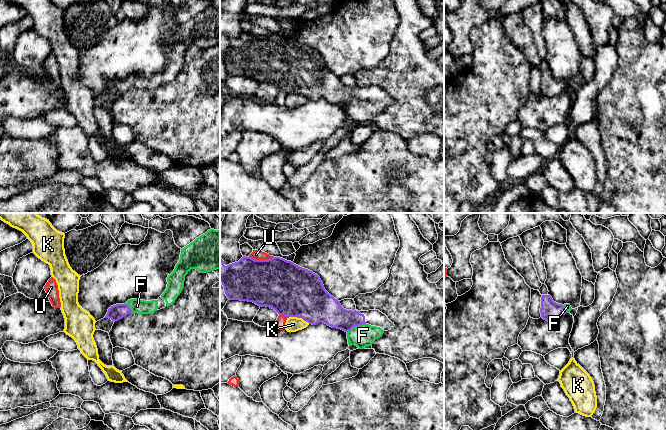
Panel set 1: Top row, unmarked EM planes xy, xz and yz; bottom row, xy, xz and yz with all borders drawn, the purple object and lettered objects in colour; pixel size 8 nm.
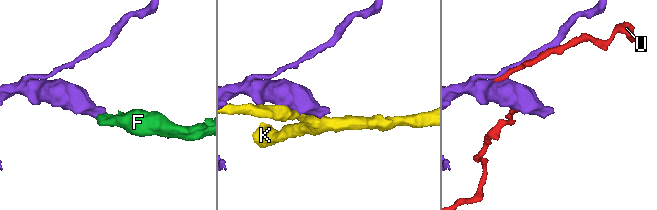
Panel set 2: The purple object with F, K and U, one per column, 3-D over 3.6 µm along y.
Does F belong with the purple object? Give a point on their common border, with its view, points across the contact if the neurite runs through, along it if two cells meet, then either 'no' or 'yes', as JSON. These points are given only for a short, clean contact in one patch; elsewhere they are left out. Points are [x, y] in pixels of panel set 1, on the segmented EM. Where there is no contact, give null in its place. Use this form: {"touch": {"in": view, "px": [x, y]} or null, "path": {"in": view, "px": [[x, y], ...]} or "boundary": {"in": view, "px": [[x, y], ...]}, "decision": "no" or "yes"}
{"touch": {"in": "xz", "px": [356, 325]}, "path": {"in": "xz", "px": [[329, 310], [335, 316], [356, 325], [363, 335]]}, "decision": "yes"}

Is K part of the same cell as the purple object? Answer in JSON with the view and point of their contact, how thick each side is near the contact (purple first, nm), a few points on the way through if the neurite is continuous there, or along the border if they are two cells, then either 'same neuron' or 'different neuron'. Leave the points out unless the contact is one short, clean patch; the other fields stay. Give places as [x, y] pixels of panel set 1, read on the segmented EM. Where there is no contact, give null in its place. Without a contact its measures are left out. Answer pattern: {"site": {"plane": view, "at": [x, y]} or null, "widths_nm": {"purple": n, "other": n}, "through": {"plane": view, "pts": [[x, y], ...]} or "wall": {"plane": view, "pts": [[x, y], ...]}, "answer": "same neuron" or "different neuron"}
{"site": {"plane": "xz", "at": [298, 317]}, "widths_nm": {"purple": 420, "other": 120}, "answer": "different neuron"}

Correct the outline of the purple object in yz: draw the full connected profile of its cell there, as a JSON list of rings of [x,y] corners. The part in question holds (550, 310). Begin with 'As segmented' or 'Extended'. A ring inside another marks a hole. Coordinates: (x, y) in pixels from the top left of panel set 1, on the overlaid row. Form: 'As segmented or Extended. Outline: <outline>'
Extended. Outline: [[[542,295],[541,297],[541,317],[548,322],[570,313],[571,310],[570,304],[558,304],[553,301],[550,295]]]

